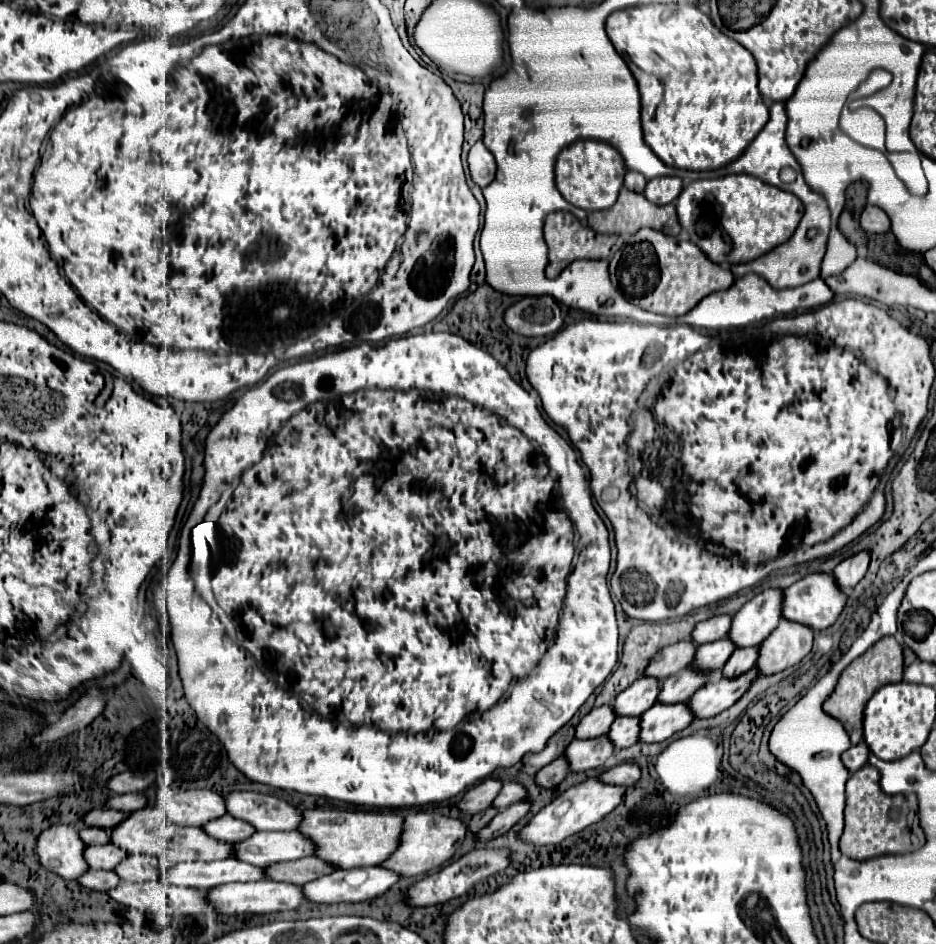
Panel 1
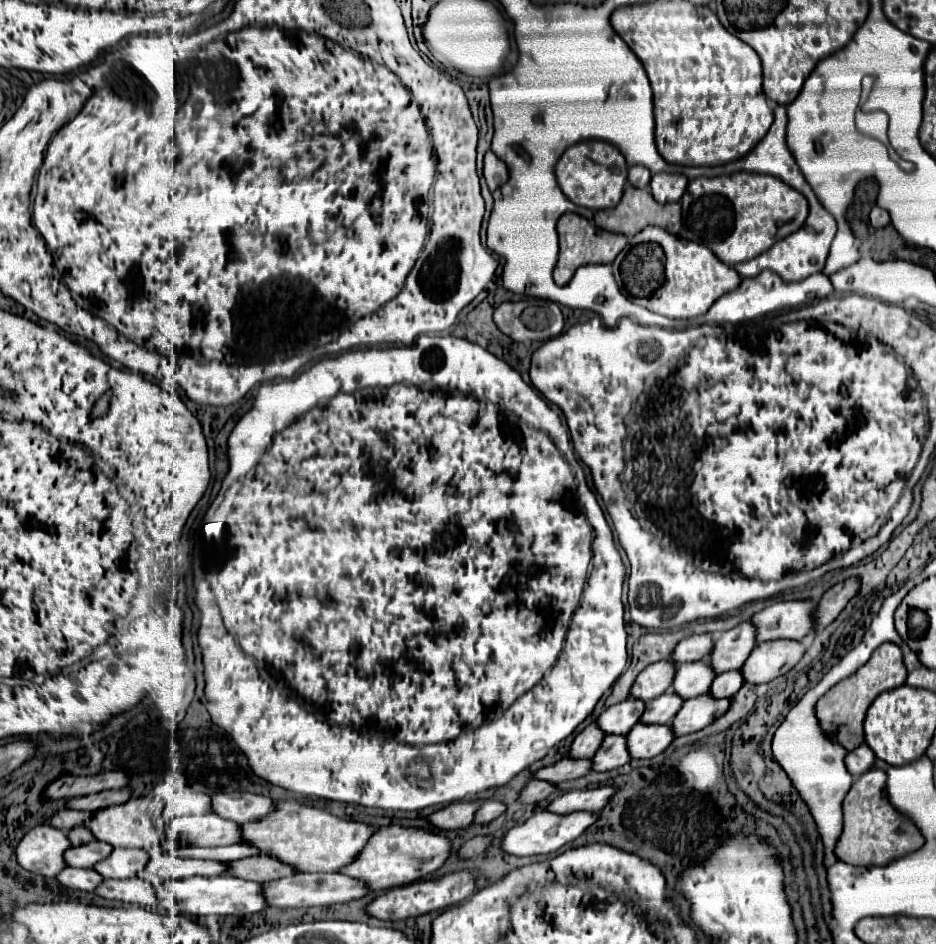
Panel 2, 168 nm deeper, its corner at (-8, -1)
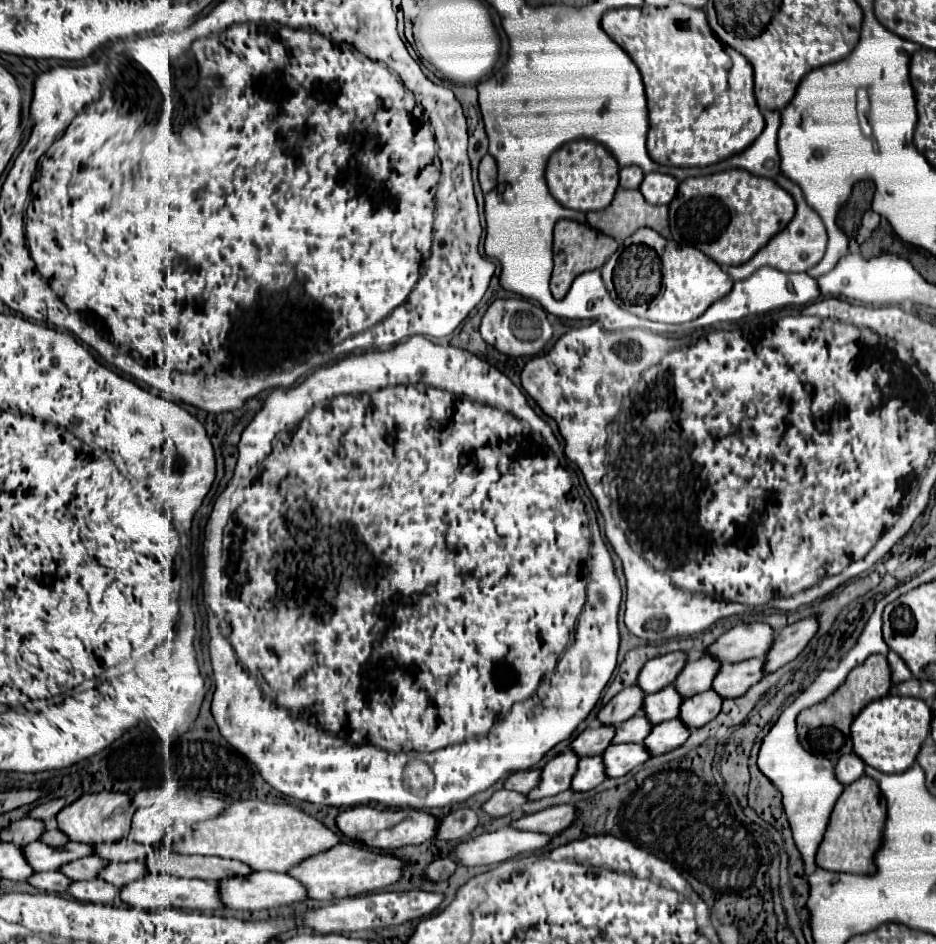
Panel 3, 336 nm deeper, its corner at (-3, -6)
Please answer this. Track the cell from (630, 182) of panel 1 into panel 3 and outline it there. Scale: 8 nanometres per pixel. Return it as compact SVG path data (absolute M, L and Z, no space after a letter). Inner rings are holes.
M624 167L620 169L620 187L622 189L638 189L644 179L644 173L640 167Z

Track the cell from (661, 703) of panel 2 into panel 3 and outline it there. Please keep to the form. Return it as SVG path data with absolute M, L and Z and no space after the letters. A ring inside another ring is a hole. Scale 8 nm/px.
M640 713L616 725L616 737L612 743L642 743L650 735L652 727L654 725L650 723L650 719L644 713Z

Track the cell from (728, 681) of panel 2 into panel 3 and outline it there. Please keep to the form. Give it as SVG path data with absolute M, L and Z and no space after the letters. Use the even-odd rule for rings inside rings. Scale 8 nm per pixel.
M708 689L700 695L692 695L684 699L680 707L680 719L684 719L684 723L688 723L692 729L702 727L720 713L722 701L724 699L714 689Z

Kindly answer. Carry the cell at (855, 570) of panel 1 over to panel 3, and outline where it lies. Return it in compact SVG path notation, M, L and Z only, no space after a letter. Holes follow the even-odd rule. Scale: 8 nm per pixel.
M806 617L792 625L786 625L776 635L776 643L772 645L772 651L768 651L768 655L766 655L764 669L768 673L772 673L772 671L784 667L786 663L790 663L792 659L796 659L804 651L804 647L810 643L810 639L816 635L816 631L818 631L816 617Z

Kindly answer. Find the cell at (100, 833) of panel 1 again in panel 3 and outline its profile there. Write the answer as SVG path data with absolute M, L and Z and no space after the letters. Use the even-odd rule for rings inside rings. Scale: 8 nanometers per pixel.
M48 829L48 831L44 831L44 835L40 837L40 841L44 841L50 847L64 847L70 839L60 829Z

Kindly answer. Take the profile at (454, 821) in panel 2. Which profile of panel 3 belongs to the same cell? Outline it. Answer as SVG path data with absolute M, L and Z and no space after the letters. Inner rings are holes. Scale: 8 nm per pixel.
M374 807L346 809L336 817L336 823L344 835L376 849L398 849L402 845L420 845L424 841L434 839L440 827L440 819L424 811L380 811Z

